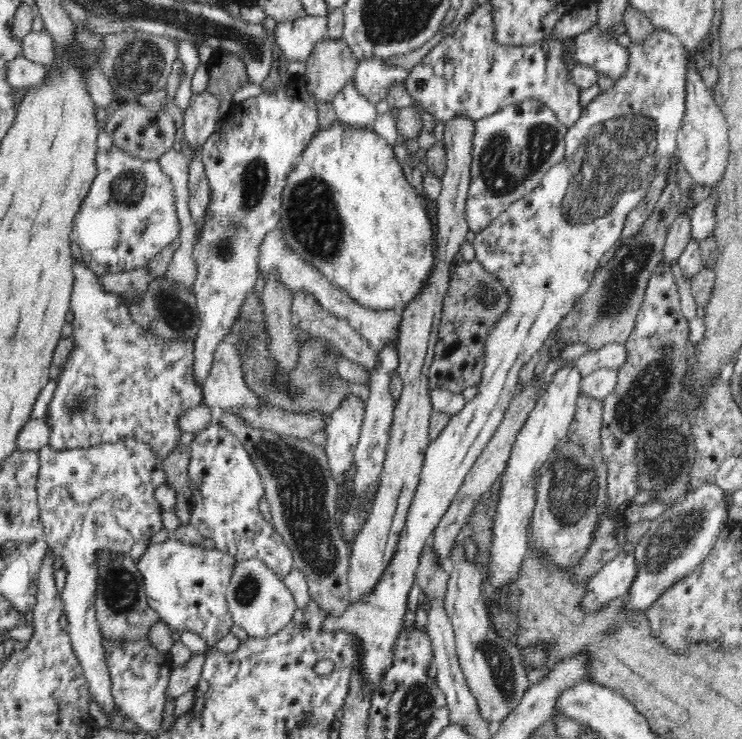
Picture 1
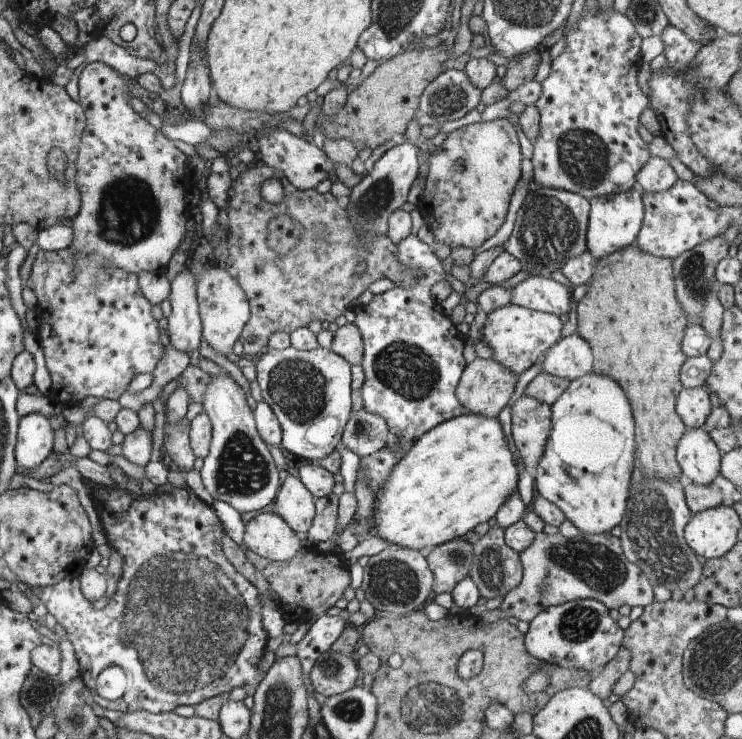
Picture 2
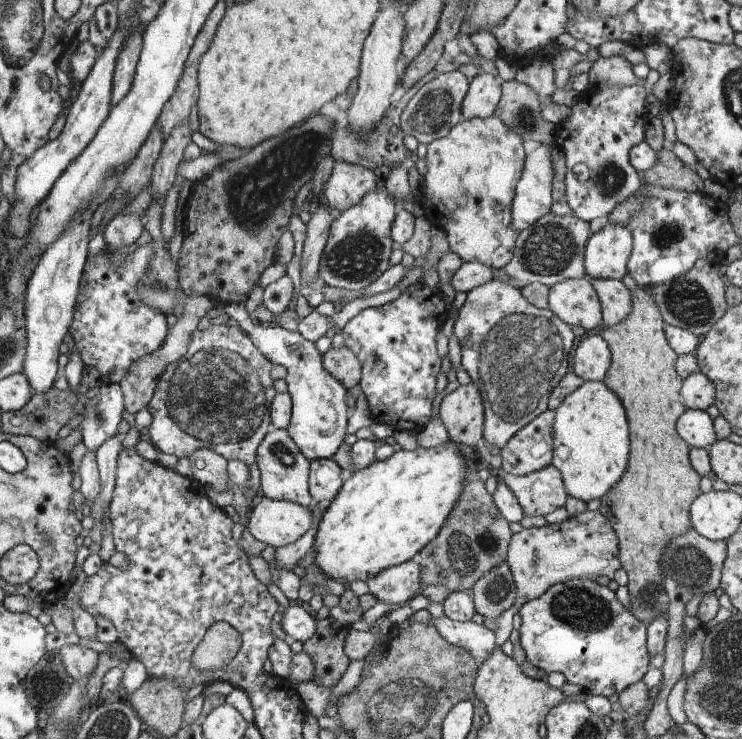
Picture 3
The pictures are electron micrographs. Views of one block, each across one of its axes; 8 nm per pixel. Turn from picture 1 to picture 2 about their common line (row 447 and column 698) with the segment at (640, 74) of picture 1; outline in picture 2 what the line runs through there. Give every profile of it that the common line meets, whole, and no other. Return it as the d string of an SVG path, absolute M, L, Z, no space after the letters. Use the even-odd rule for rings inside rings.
M704 427L685 430L676 449L676 460L683 472L683 480L694 484L710 484L720 480L723 453Z

